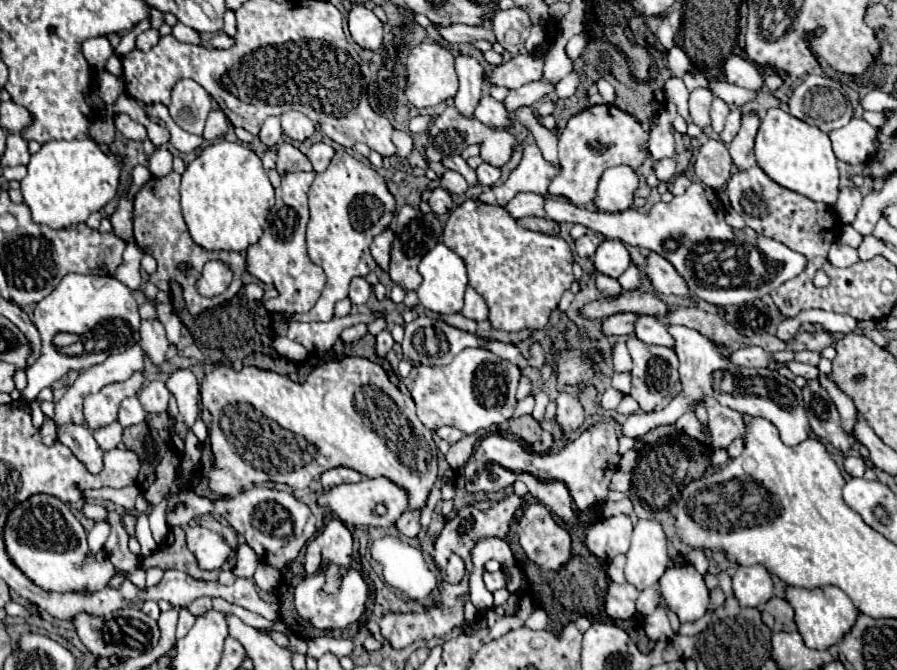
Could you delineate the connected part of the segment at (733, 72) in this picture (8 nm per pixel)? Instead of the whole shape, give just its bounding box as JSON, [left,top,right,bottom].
[724,55,762,91]

